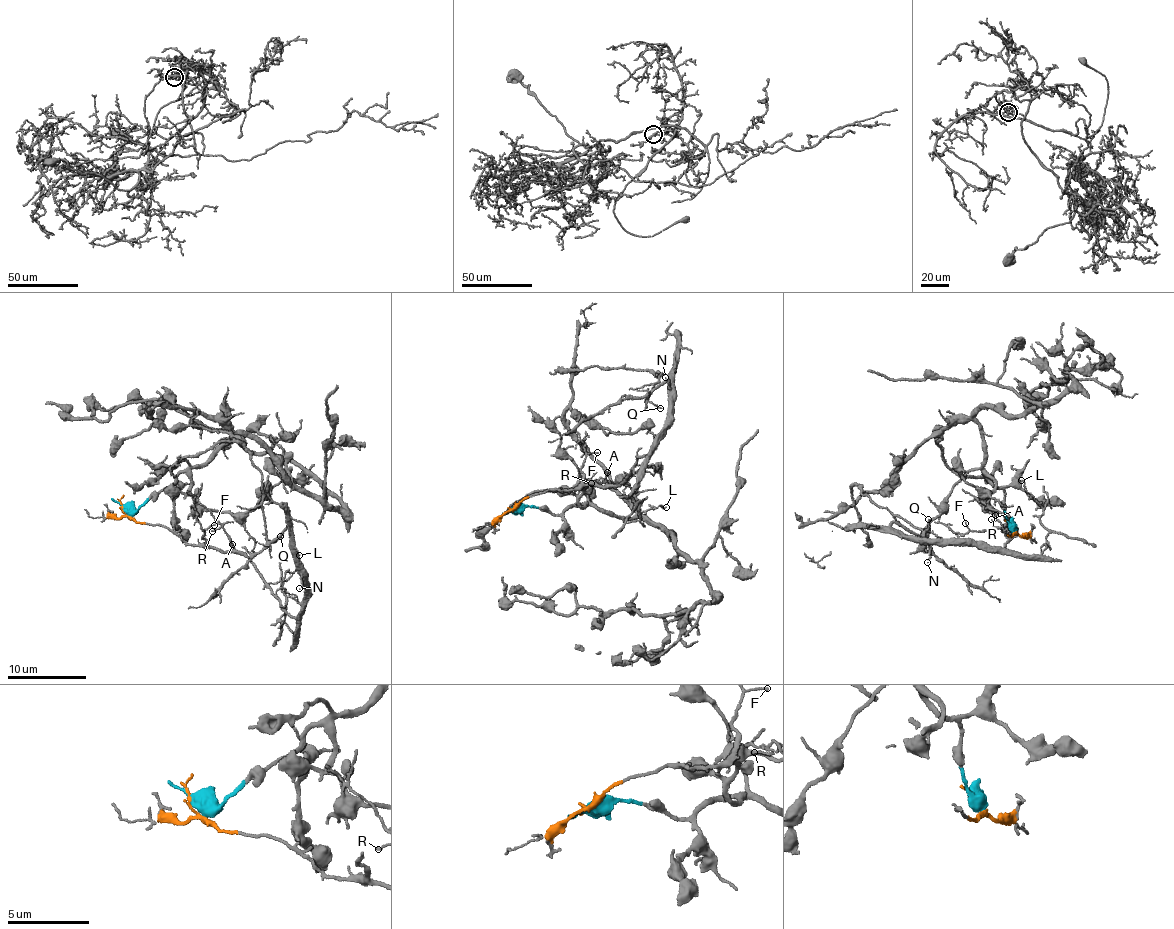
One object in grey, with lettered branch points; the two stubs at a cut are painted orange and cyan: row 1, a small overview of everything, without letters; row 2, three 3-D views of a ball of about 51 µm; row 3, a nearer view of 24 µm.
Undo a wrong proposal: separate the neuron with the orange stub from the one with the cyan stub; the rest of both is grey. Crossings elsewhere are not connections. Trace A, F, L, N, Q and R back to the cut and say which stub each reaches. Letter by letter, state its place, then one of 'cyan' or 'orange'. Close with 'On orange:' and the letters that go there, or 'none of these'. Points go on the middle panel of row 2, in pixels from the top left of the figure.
A: place (607, 472); orange
F: place (597, 452); orange
L: place (666, 507); orange
N: place (665, 377); orange
Q: place (660, 408); orange
R: place (591, 483); orange
On orange: A, F, L, N, Q, R

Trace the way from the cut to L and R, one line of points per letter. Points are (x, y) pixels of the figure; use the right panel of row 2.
L: (1014, 531), (1002, 530), (1009, 532), (1005, 515), (1005, 550), (1037, 555), (1044, 547), (1043, 509), (1021, 480)
R: (1014, 531), (1008, 536), (1002, 530), (1009, 532), (1003, 524), (1006, 517), (990, 508), (994, 515)

